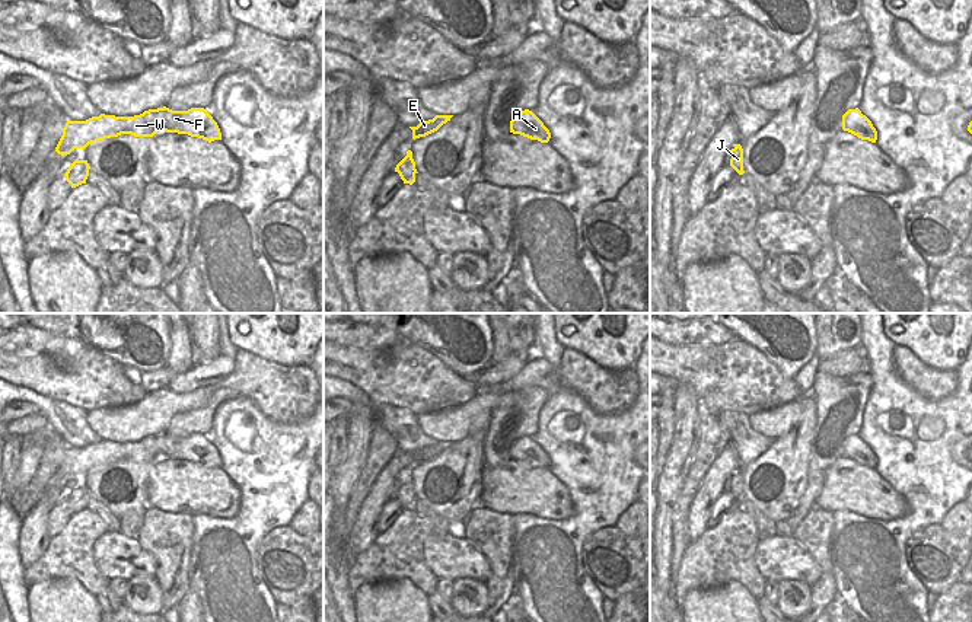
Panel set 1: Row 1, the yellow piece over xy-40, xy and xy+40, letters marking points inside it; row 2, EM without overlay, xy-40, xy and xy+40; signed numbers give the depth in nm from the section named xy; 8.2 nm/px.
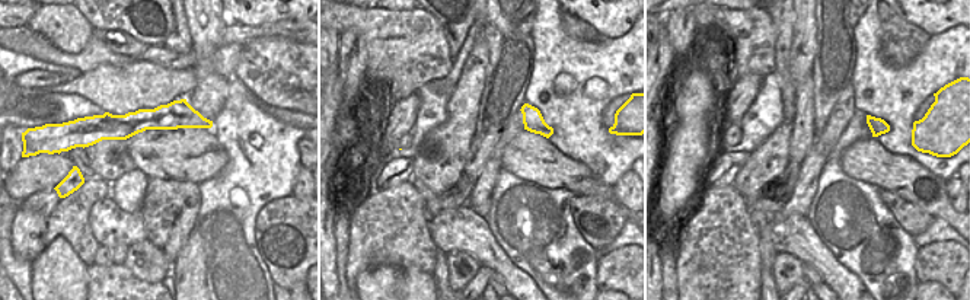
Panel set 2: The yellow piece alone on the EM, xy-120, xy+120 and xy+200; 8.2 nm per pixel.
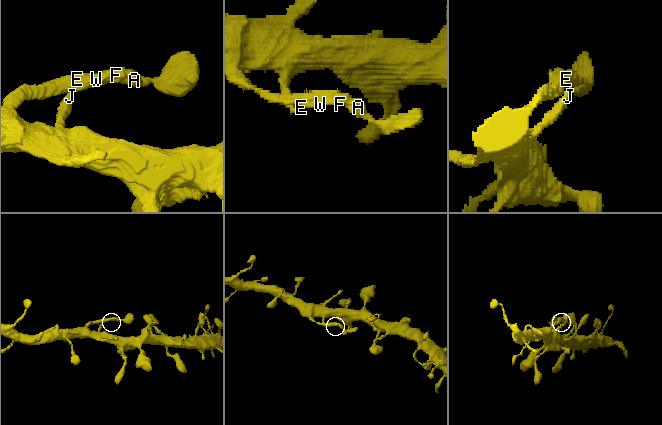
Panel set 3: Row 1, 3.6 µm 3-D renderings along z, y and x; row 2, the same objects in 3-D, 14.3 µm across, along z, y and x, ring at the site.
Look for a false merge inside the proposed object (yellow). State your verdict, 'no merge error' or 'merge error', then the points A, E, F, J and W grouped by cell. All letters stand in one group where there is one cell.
no merge error; groups A E F J W

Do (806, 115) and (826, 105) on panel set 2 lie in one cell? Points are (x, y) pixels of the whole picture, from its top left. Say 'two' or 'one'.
two

